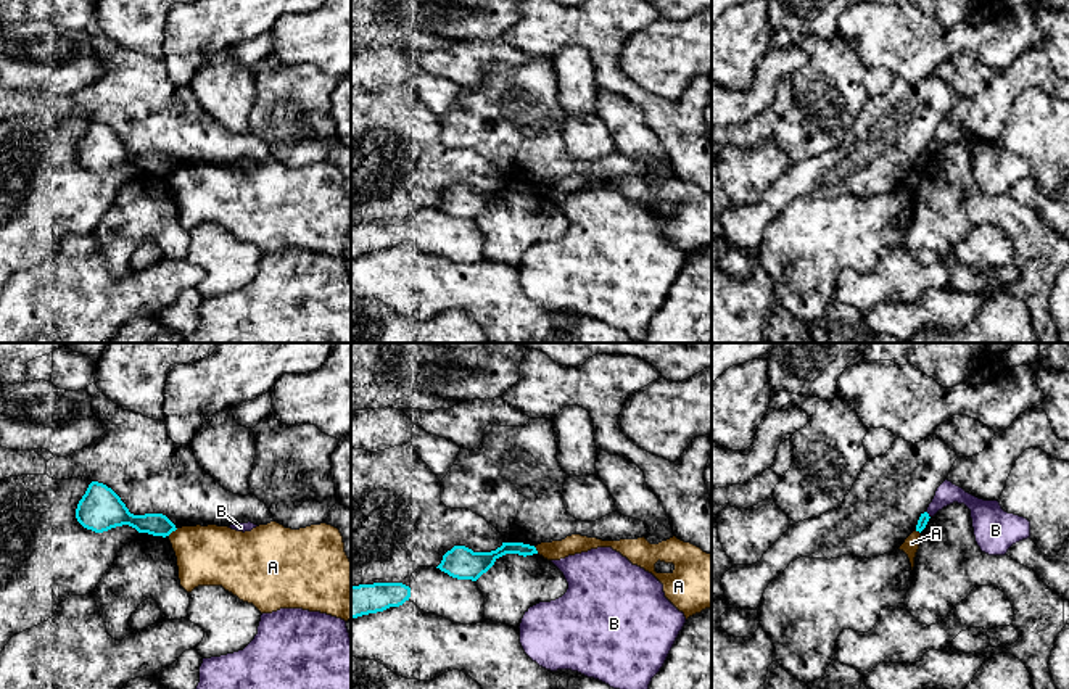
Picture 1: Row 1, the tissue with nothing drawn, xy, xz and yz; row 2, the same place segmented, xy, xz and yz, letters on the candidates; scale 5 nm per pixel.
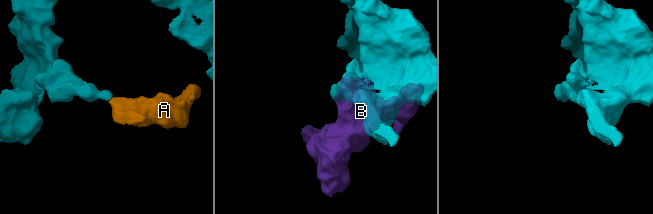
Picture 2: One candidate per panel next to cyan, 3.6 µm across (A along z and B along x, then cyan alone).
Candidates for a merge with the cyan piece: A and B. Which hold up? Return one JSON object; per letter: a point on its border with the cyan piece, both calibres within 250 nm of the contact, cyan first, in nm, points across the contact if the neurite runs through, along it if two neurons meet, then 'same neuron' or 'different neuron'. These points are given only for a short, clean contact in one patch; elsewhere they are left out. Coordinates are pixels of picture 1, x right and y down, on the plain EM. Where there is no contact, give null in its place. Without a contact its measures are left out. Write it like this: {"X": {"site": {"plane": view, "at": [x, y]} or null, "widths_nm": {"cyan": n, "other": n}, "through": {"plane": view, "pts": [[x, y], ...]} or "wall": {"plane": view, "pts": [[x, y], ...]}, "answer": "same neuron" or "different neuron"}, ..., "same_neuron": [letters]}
{"A": {"site": {"plane": "xy", "at": [173, 169]}, "widths_nm": {"cyan": 110, "other": 300}, "wall": {"plane": "xy", "pts": [[177, 168], [168, 174]]}, "answer": "different neuron"}, "B": {"site": {"plane": "yz", "at": [928, 153]}, "widths_nm": {"cyan": 50, "other": 110}, "wall": {"plane": "yz", "pts": [[926, 150], [929, 156]]}, "answer": "different neuron"}, "same_neuron": []}

